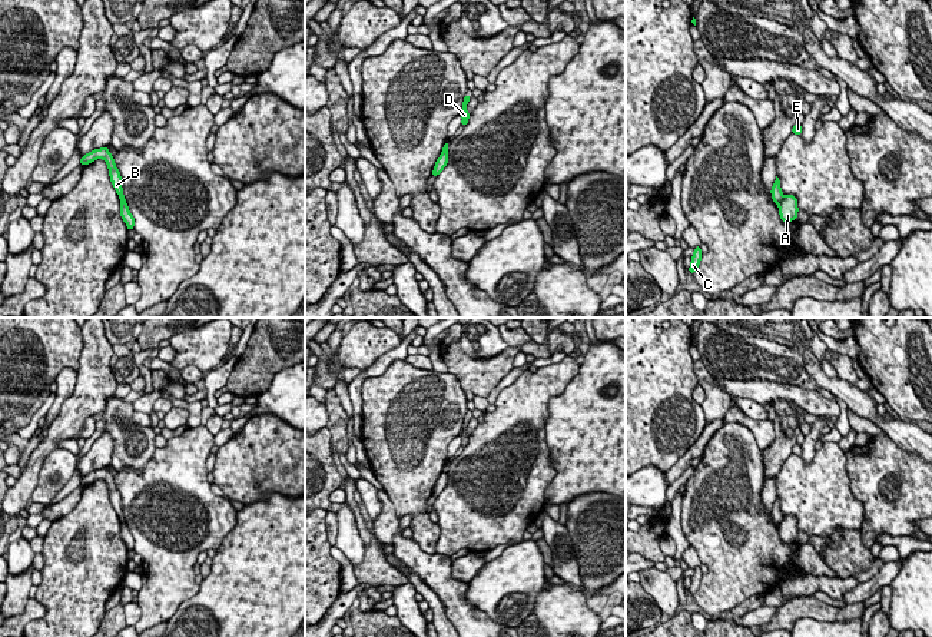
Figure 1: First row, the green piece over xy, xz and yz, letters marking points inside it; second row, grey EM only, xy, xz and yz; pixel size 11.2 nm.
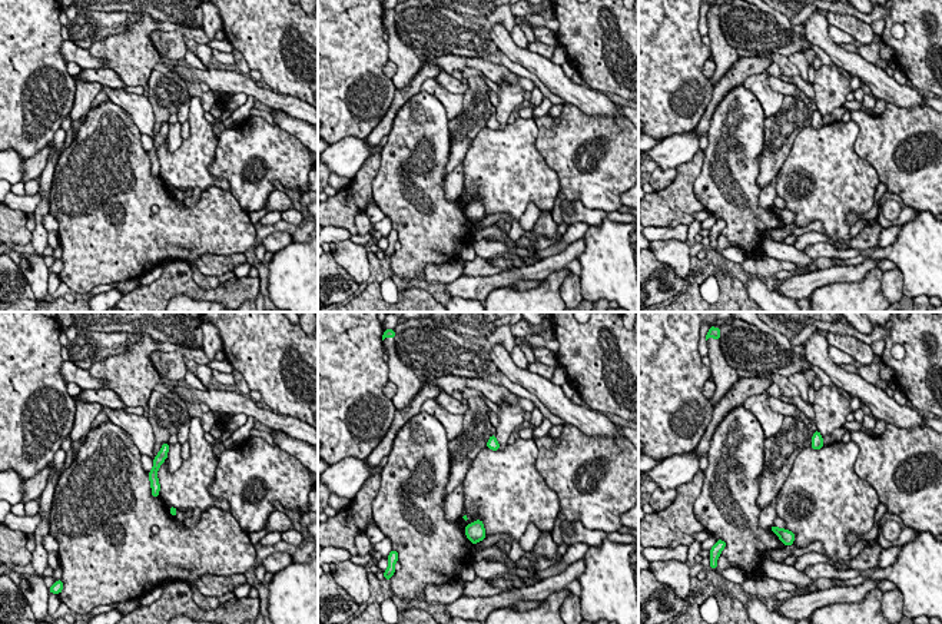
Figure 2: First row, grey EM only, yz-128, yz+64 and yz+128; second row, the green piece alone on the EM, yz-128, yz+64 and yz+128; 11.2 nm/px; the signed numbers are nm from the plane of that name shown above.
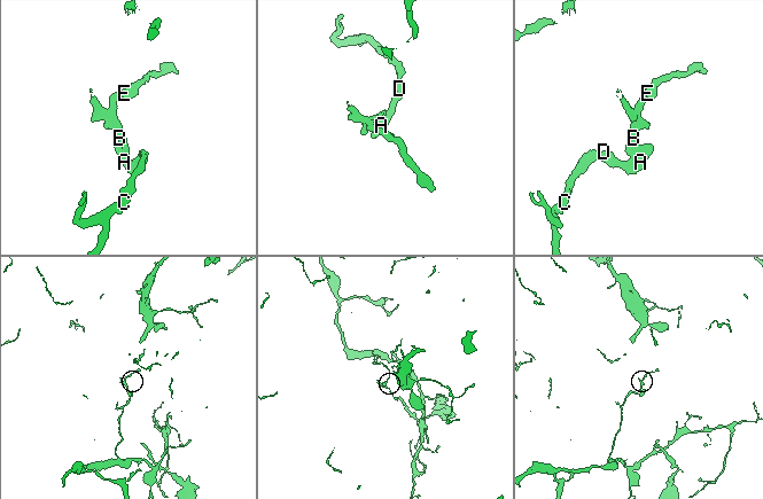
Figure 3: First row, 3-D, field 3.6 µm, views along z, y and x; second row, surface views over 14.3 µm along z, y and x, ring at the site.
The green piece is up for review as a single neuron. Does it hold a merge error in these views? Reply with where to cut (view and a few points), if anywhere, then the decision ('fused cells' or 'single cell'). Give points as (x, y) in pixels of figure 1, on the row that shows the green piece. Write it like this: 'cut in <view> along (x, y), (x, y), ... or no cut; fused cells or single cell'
cut in yz along (783, 196), (779, 205); fused cells

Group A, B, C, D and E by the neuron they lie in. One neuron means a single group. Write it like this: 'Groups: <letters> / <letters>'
Groups: A C D / B E

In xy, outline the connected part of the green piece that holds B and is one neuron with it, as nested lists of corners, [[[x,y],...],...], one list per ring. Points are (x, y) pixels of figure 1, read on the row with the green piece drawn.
[[[106,146],[102,149],[94,149],[94,150],[86,153],[84,156],[82,156],[80,165],[86,166],[96,159],[103,159],[107,163],[110,182],[112,182],[115,190],[117,192],[120,202],[126,203],[123,189],[122,189],[120,172],[117,170],[117,167],[115,165],[115,159]]]

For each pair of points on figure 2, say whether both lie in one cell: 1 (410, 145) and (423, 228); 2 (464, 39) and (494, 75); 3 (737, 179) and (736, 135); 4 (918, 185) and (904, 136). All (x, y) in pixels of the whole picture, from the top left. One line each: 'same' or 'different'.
1: same
2: different
3: same
4: same

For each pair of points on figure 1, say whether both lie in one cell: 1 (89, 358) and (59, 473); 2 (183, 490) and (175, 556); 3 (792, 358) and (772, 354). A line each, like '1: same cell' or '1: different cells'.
1: different cells
2: same cell
3: same cell

